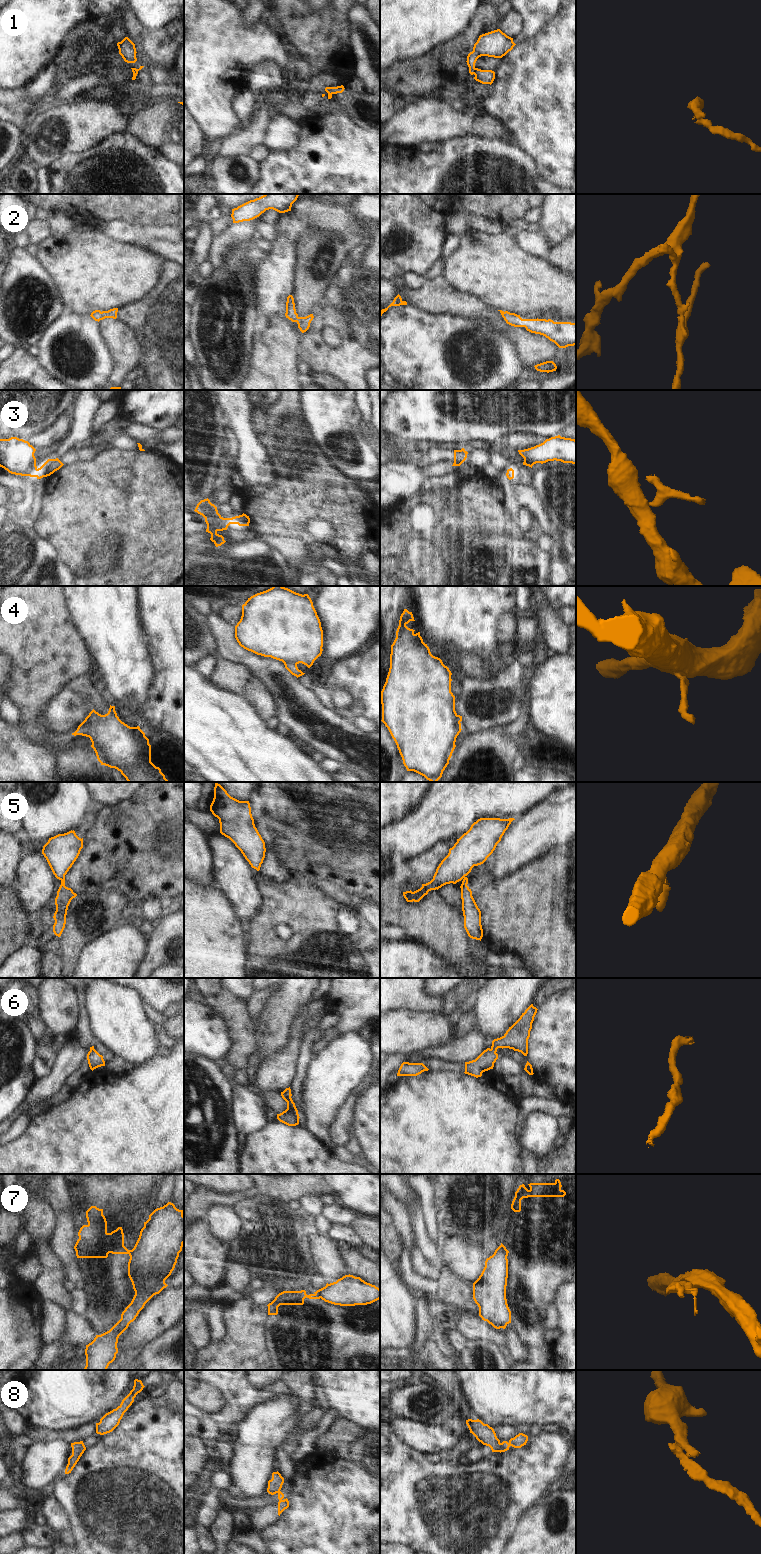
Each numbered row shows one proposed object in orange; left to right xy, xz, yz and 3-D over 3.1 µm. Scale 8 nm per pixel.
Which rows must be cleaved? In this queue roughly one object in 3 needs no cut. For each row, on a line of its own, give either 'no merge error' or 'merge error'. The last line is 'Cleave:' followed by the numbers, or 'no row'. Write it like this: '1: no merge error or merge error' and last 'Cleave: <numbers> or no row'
1: merge error
2: no merge error
3: merge error
4: merge error
5: merge error
6: no merge error
7: merge error
8: merge error
Cleave: 1, 3, 4, 5, 7, 8

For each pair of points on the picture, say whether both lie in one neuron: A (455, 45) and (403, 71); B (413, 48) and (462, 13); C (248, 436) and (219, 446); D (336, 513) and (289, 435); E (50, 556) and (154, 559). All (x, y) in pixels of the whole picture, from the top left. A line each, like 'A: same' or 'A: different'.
A: same
B: same
C: different
D: same
E: different

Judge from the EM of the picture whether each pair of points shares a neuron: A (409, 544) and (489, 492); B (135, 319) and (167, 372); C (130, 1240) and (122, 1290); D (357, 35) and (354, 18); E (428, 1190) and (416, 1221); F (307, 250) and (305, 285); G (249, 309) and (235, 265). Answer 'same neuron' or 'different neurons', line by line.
A: same neuron
B: same neuron
C: same neuron
D: same neuron
E: different neurons
F: same neuron
G: same neuron

